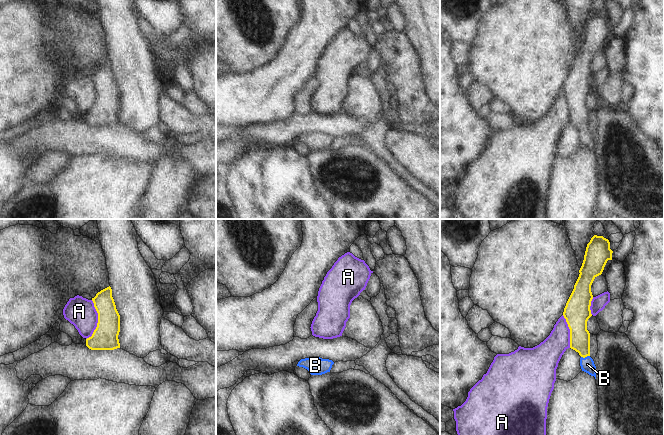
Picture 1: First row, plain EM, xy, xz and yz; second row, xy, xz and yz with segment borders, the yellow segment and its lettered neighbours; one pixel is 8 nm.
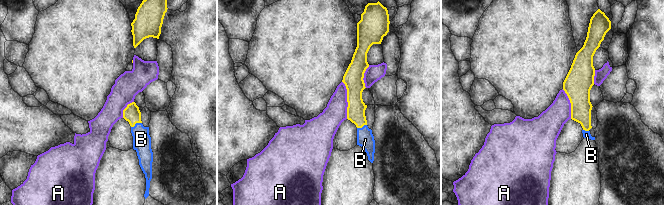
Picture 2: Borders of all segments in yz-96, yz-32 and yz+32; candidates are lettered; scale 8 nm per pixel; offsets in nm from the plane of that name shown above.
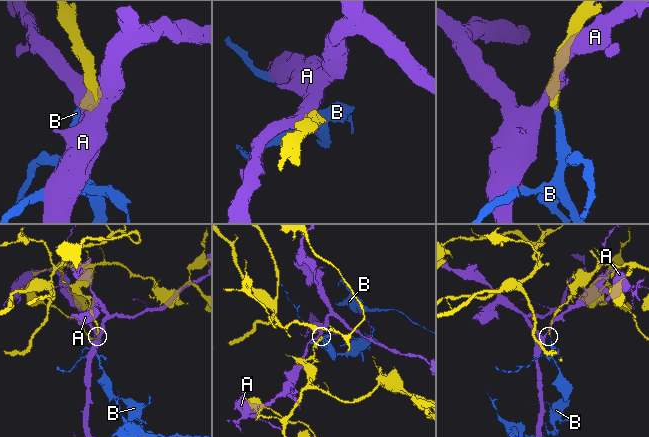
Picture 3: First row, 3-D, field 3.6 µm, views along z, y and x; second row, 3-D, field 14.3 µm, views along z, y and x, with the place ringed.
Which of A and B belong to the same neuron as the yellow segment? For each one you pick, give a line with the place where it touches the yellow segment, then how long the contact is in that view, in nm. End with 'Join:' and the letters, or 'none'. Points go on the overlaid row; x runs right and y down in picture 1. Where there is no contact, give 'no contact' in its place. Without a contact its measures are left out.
B: yz (585, 356) | 70 nm
Join: B

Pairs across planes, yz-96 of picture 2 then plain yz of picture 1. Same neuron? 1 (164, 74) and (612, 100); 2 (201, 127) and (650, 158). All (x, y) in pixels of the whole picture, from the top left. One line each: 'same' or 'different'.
1: different
2: different

